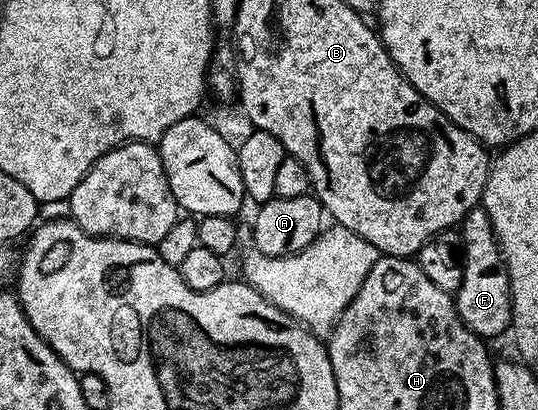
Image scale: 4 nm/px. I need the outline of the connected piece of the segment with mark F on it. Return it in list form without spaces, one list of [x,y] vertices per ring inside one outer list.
[[[482,208],[469,212],[458,227],[460,243],[464,246],[464,275],[462,284],[454,292],[458,316],[478,335],[491,340],[507,331],[512,325],[512,293],[510,276],[500,256],[496,233],[490,224],[490,216]]]

